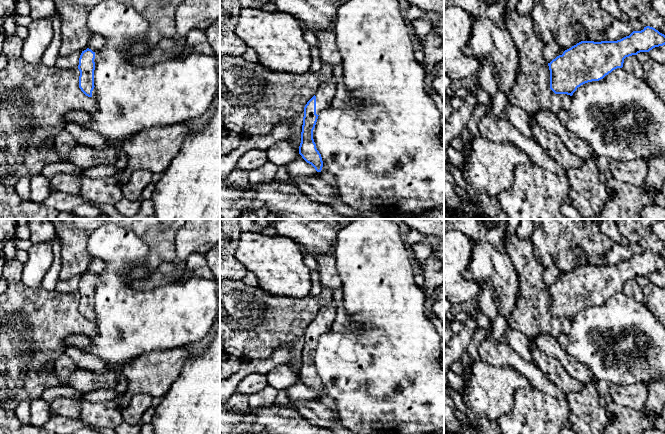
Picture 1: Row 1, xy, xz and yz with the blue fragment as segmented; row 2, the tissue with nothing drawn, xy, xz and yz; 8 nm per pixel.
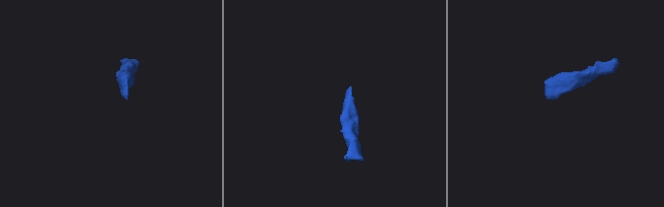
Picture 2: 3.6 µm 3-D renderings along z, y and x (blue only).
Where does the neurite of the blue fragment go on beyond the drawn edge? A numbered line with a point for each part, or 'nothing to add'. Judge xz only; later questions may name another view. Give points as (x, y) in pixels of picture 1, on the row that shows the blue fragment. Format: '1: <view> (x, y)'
1: xz (325, 93)

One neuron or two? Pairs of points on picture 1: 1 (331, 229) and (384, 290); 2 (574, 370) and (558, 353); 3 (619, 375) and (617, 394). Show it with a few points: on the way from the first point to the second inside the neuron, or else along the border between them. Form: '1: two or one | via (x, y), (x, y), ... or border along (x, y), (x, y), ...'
1: two | border along (340, 229), (336, 235), (336, 243), (332, 252)
2: one | via (571, 366), (562, 357)
3: two | border along (641, 382), (627, 385), (610, 384)

